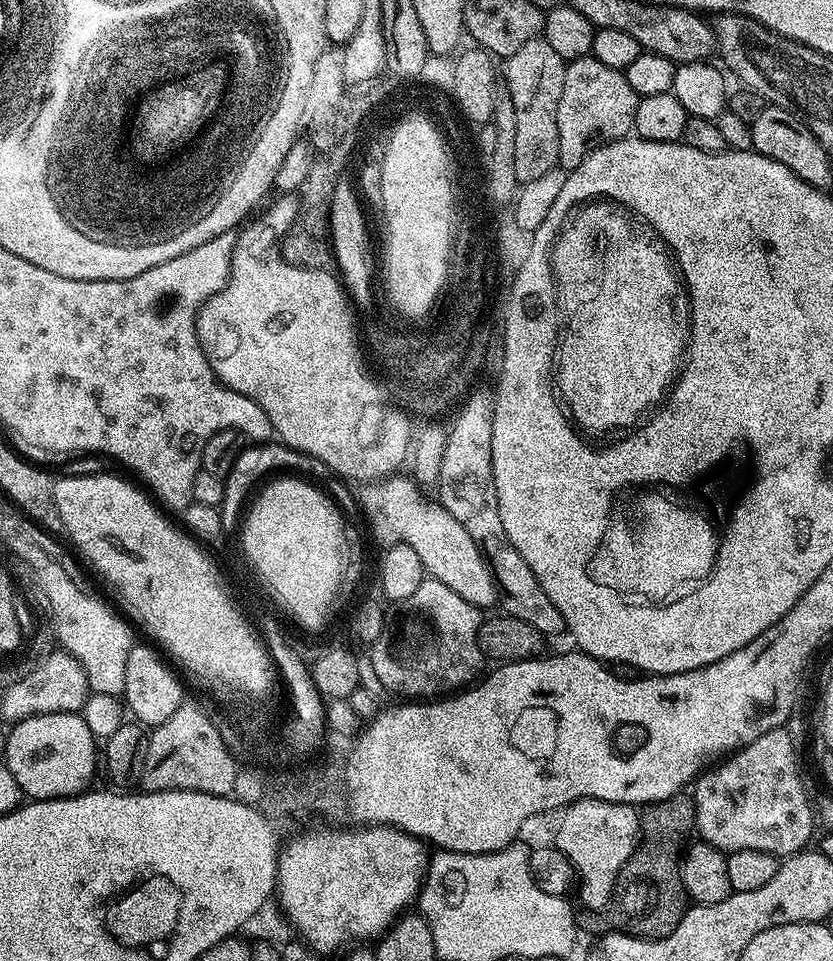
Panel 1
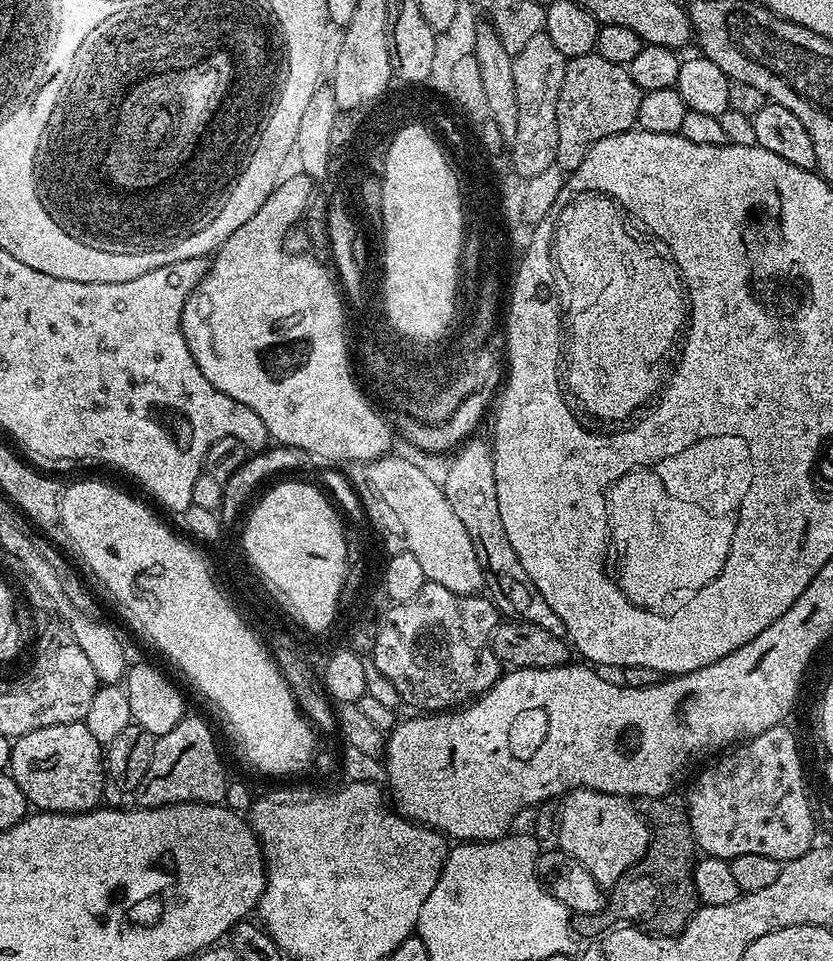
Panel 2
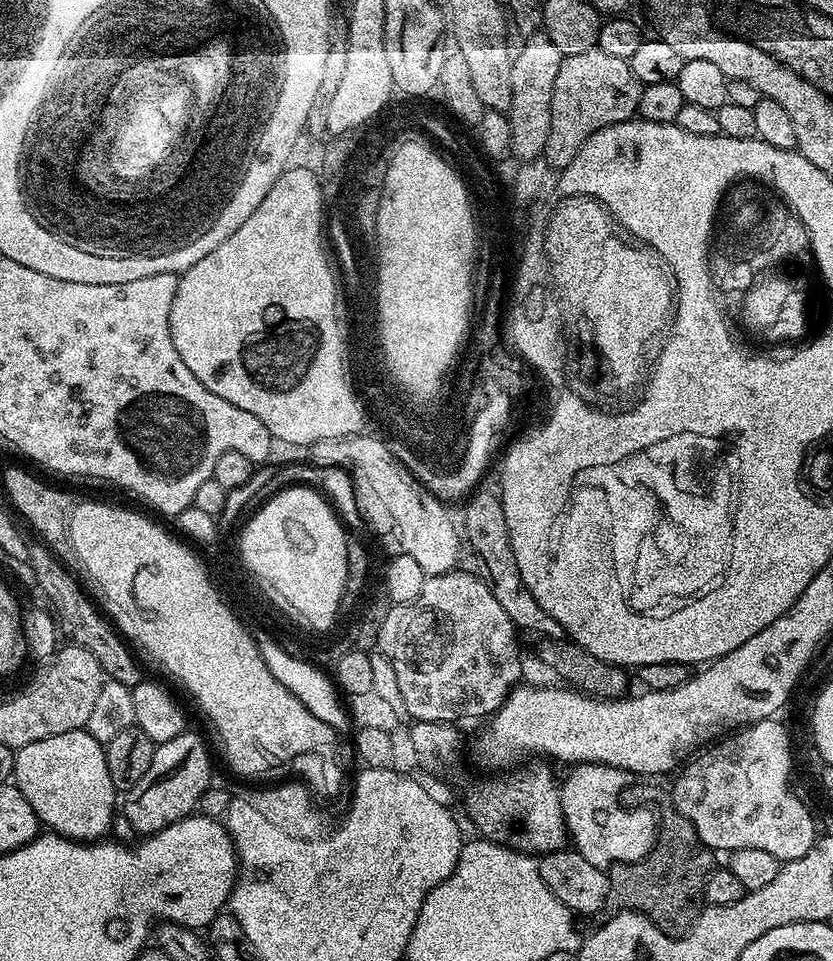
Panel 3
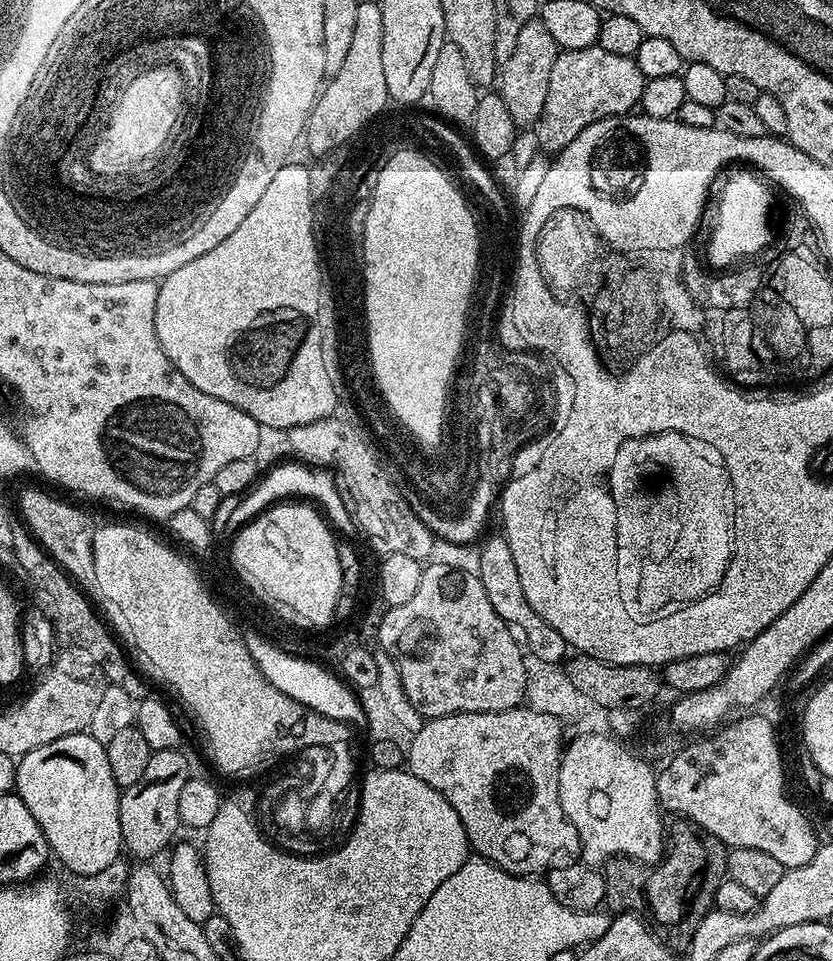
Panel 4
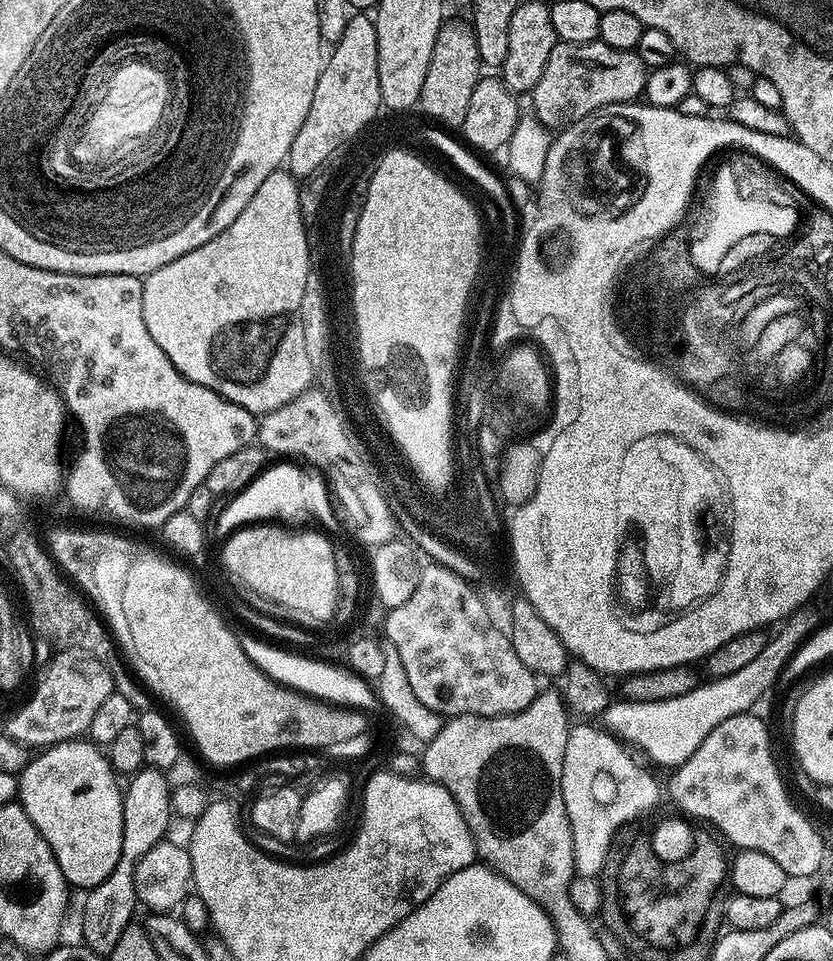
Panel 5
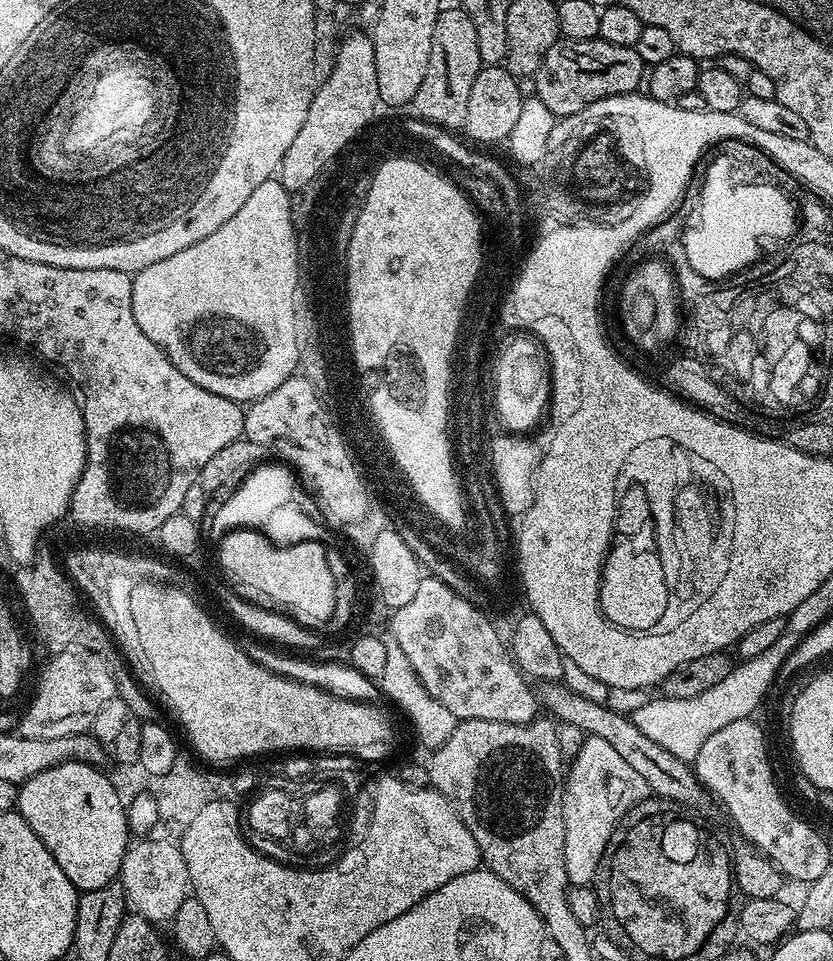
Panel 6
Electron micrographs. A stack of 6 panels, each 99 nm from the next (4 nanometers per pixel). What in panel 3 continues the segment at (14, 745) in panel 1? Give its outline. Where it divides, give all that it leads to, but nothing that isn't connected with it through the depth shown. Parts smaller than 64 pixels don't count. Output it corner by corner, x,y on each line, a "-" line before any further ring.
86,730
54,734
54,738
42,738
38,742
30,742
30,746
15,749
14,783
26,802
30,802
34,814
45,829
68,840
81,842
96,842
109,835
114,813
118,808
118,793
110,782
110,770
106,766
104,750
105,745
99,744

